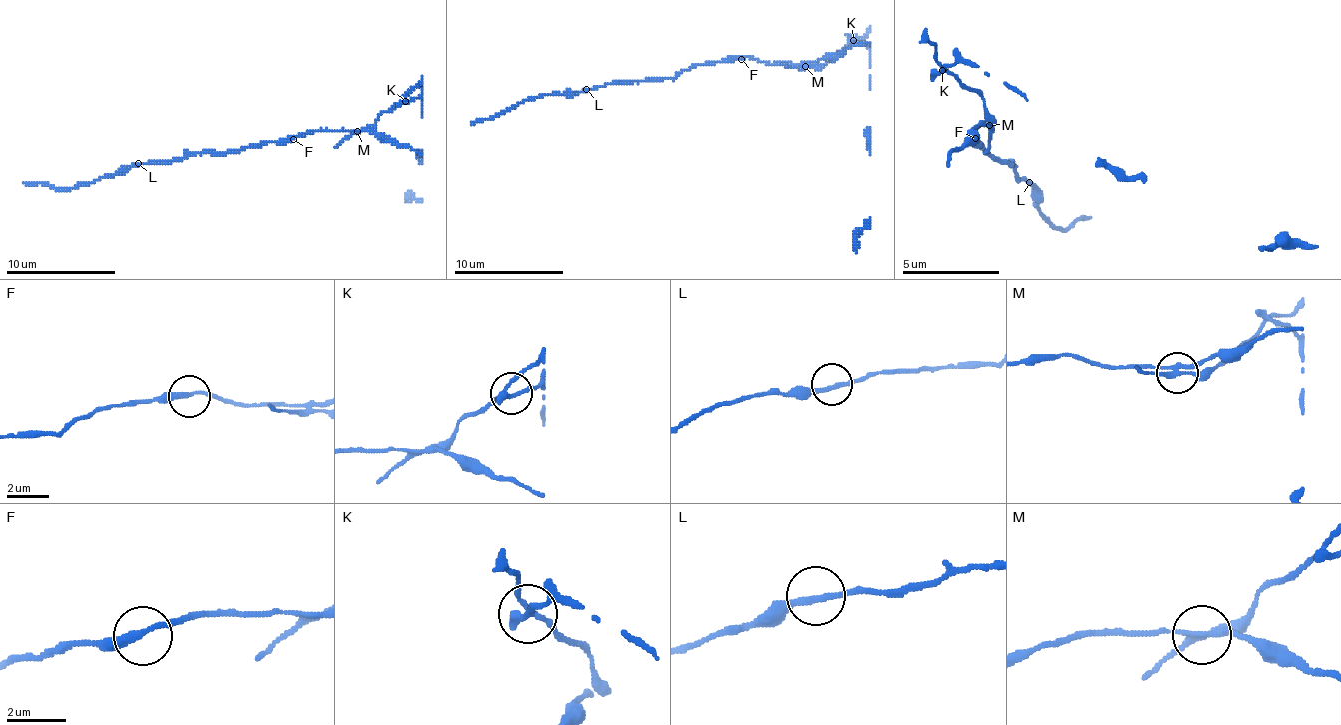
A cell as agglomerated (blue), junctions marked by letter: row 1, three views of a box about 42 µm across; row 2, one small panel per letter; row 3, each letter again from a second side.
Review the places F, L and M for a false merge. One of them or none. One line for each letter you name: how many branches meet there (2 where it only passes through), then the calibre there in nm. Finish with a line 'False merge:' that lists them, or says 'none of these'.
M: Branches: 3. Thickness 200 nm
False merge: M

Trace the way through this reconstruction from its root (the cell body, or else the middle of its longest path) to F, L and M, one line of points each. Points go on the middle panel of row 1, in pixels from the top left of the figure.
F: (780, 64), (766, 64), (747, 56), (741, 59)
L: (780, 64), (766, 64), (741, 56), (698, 64), (681, 70), (673, 78), (621, 81), (586, 89)
M: (780, 64), (804, 67)

